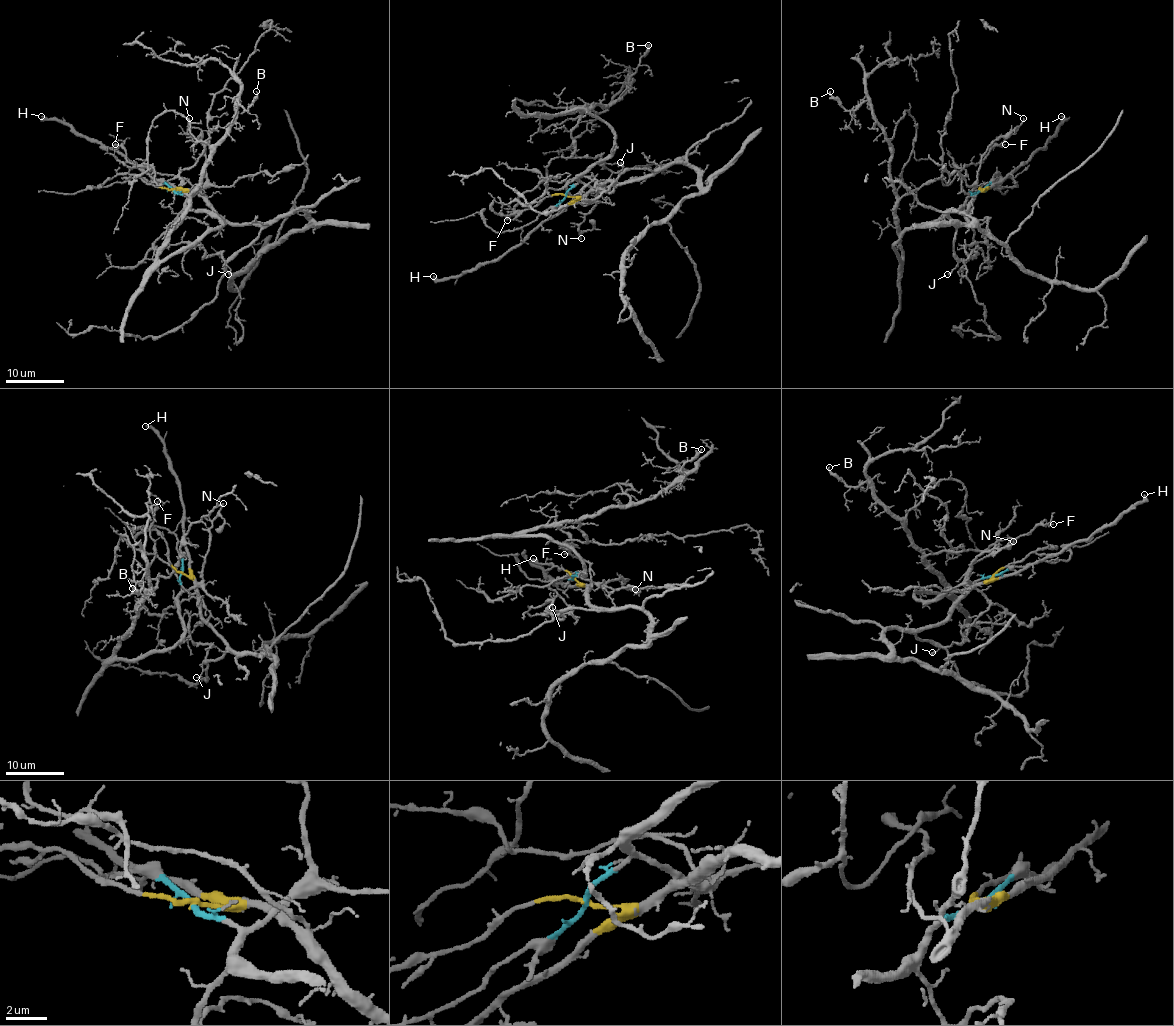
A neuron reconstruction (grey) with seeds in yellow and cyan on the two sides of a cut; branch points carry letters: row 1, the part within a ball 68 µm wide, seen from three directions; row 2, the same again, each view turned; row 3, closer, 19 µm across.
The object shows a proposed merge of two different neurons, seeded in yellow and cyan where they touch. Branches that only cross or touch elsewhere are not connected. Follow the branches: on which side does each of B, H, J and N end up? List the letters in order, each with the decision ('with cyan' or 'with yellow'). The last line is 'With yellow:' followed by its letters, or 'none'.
B: with cyan
H: with yellow
J: with yellow
N: with cyan
With yellow: H, J

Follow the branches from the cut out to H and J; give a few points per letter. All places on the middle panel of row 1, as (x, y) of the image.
H: (565, 196), (573, 199), (496, 259), (448, 280), (439, 280), (433, 275)
J: (565, 196), (586, 196), (608, 181), (639, 181), (652, 174), (648, 169), (618, 172), (623, 168), (620, 162)

